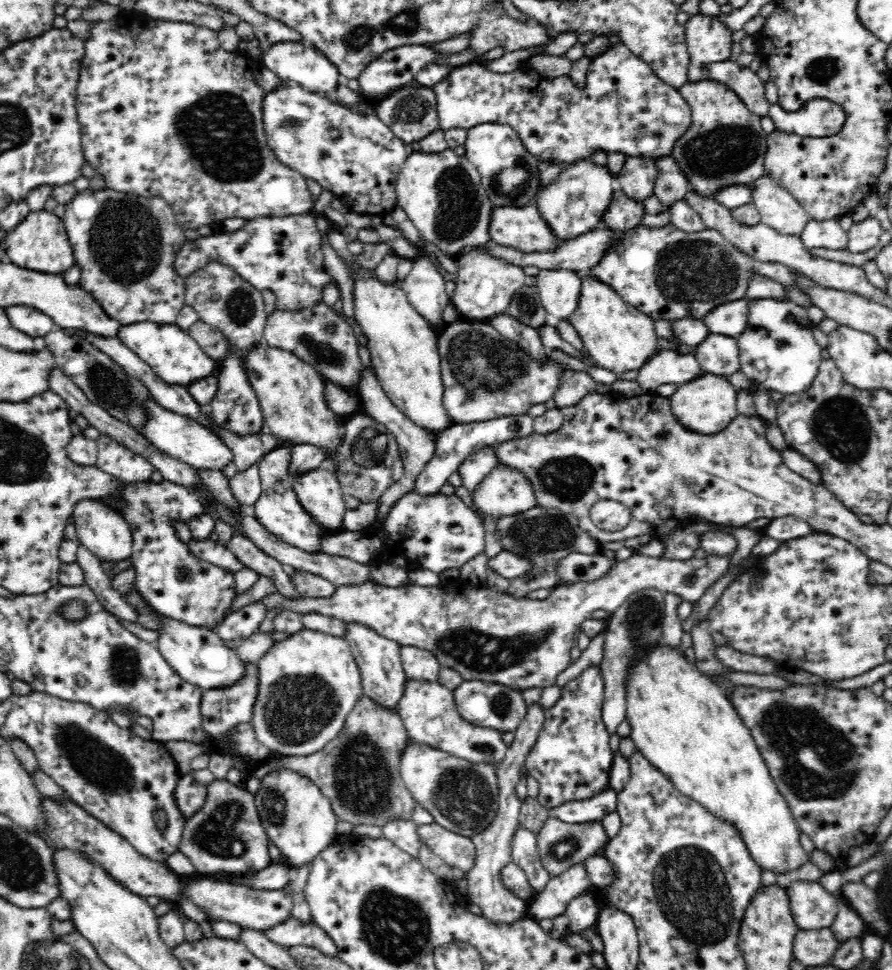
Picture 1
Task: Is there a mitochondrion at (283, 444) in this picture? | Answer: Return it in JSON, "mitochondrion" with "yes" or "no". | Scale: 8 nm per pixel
{"mitochondrion":"no"}

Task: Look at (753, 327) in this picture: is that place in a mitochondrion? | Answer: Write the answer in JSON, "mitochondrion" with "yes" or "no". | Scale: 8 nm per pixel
{"mitochondrion":"no"}

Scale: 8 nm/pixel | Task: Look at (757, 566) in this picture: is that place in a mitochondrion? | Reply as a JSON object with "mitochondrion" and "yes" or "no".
{"mitochondrion":"no"}

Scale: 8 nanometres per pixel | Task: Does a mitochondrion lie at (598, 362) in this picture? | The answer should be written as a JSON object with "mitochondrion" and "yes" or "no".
{"mitochondrion":"no"}

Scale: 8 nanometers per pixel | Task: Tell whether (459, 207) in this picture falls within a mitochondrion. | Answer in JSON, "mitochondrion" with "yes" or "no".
{"mitochondrion":"yes"}

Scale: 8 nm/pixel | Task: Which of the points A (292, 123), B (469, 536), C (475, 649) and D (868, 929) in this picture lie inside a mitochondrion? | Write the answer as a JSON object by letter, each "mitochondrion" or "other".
{"A":"mitochondrion","B":"other","C":"mitochondrion","D":"other"}

